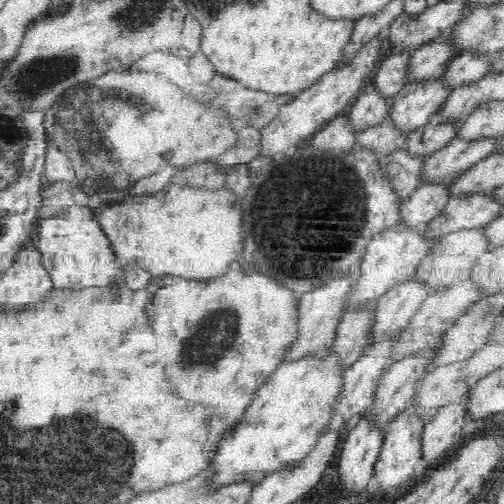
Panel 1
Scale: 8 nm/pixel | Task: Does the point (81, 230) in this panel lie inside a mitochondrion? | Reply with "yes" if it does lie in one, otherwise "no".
no

